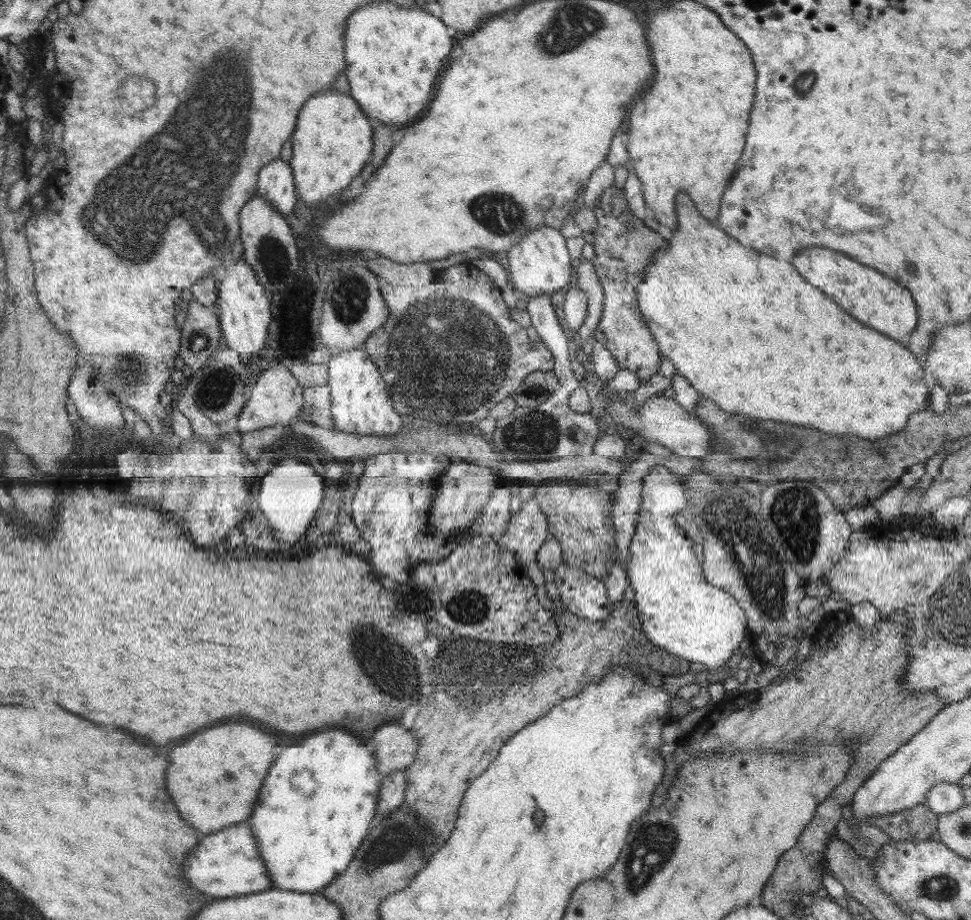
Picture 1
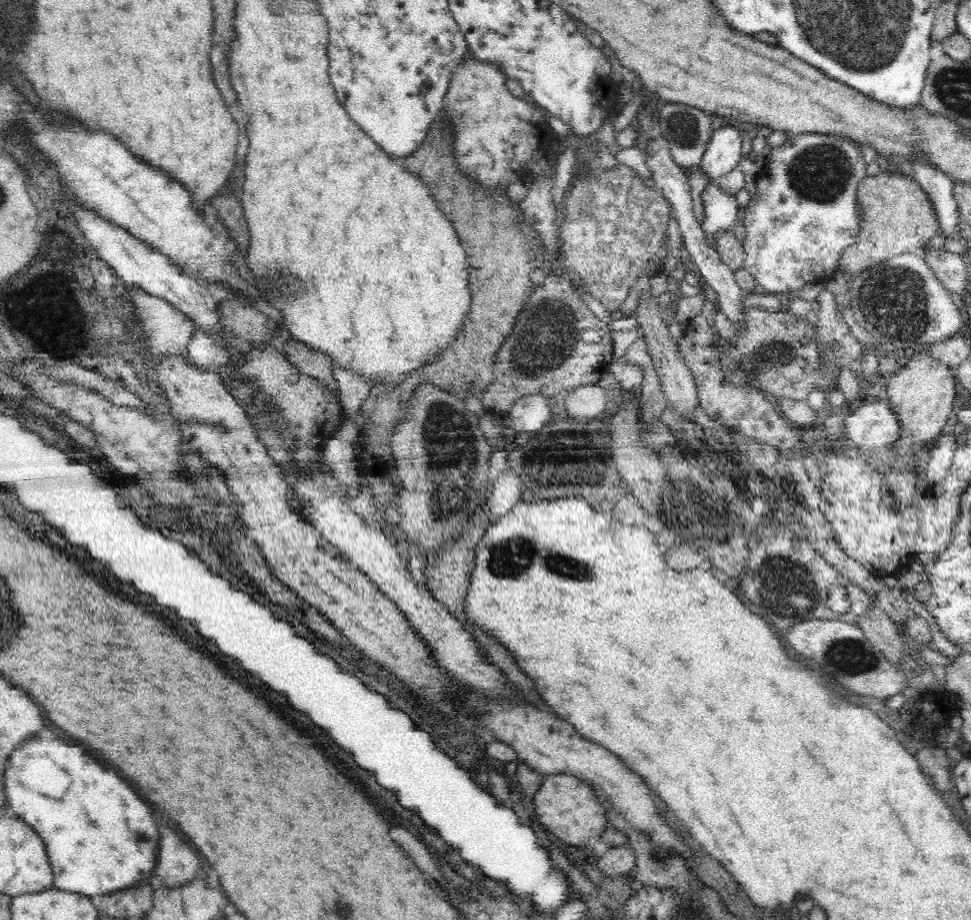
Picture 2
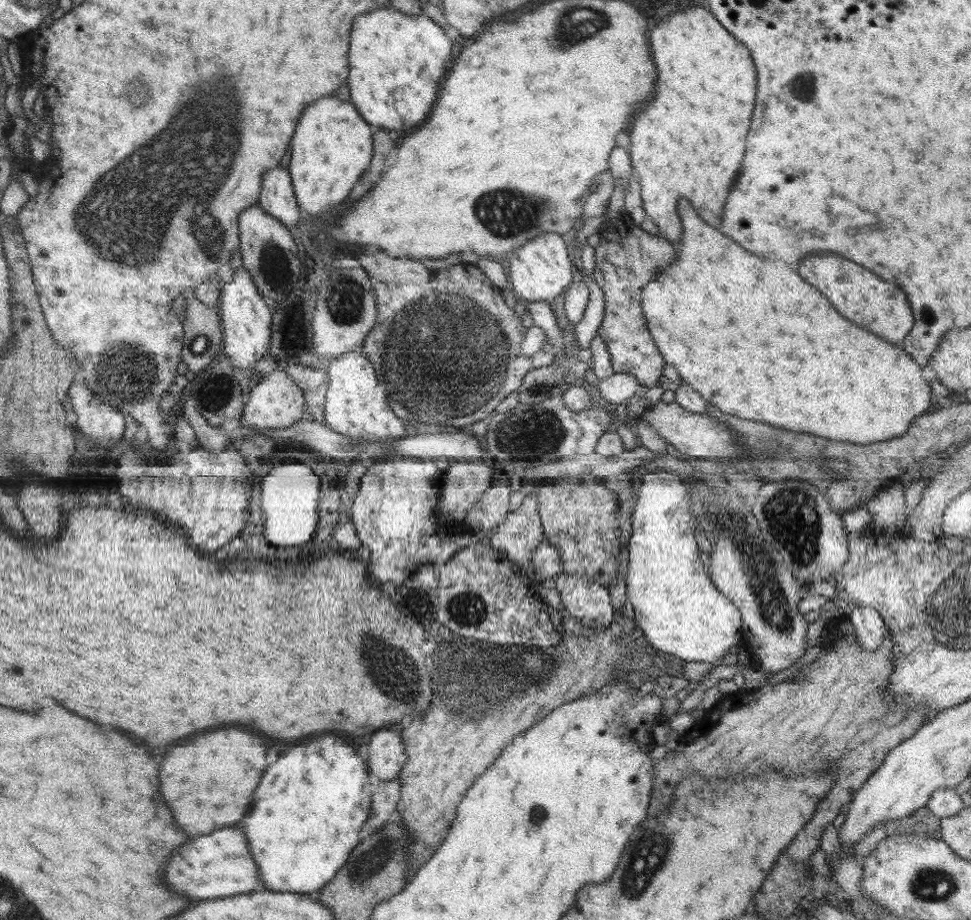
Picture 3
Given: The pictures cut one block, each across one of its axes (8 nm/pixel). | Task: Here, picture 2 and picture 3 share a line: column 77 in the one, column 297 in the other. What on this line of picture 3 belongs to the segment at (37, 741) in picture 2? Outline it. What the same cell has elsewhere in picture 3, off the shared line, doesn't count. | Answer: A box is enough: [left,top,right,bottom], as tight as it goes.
[242,736,372,895]

